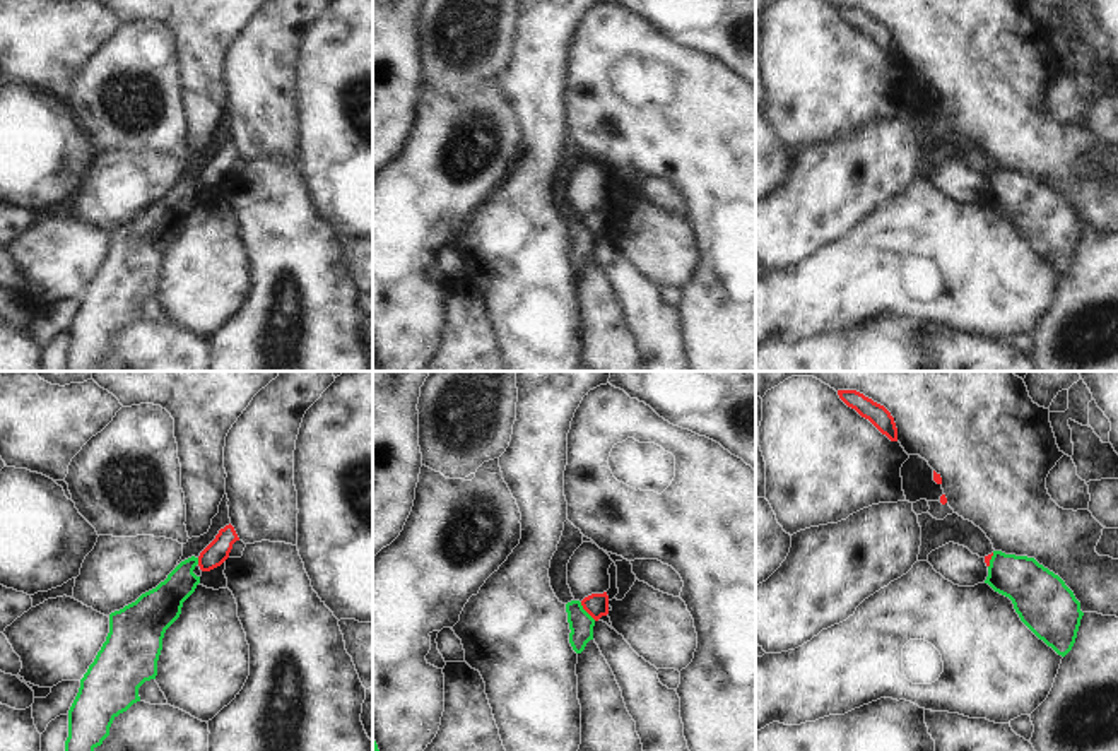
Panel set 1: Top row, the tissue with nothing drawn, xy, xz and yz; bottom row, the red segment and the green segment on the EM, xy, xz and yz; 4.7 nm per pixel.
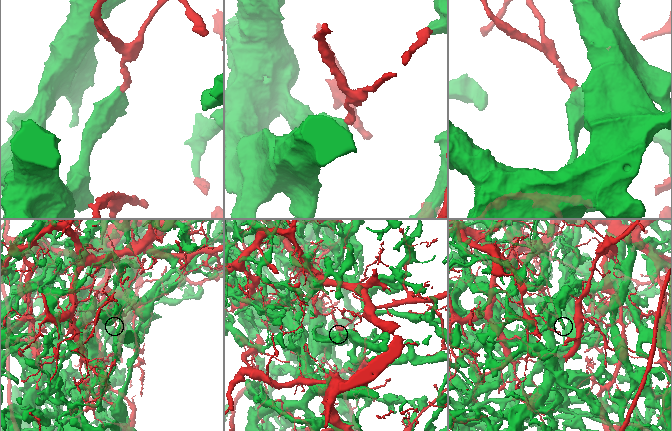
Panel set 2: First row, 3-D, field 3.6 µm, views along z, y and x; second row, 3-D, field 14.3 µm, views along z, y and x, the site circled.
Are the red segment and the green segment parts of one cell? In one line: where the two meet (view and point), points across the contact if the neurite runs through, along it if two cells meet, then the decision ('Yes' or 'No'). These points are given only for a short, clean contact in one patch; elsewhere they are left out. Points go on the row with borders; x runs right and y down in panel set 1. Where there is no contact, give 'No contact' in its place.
Touches red at xz (587, 611). No

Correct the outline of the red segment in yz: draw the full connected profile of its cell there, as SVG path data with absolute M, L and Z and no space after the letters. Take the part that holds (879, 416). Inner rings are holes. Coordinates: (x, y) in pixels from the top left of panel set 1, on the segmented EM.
M838 390L839 399L868 419L891 441L897 441L897 428L891 412L856 390Z

